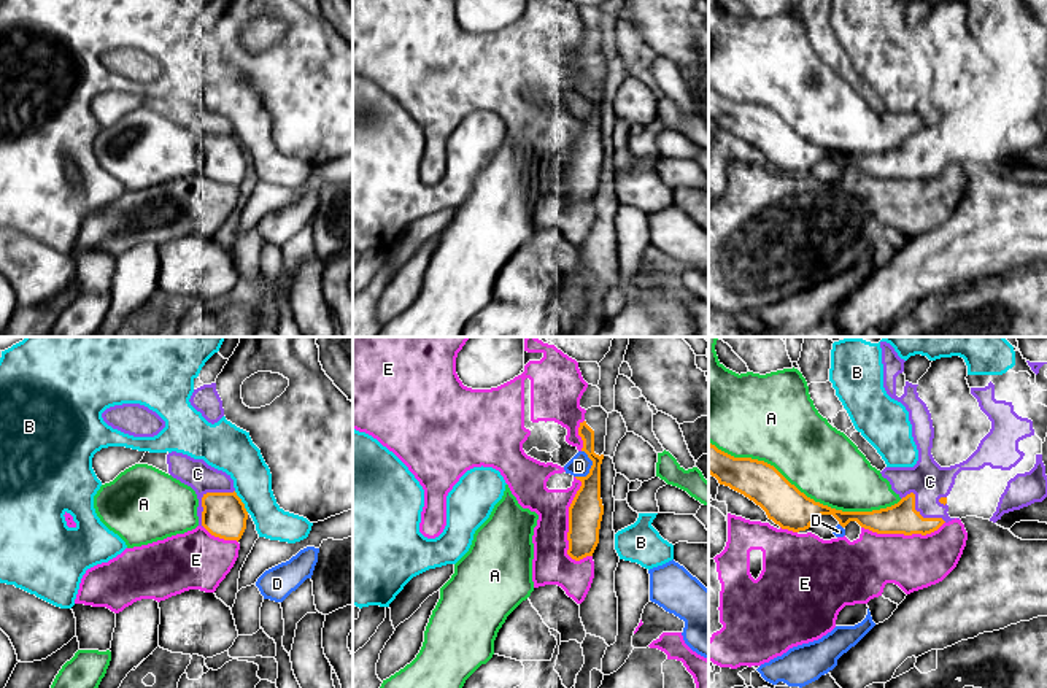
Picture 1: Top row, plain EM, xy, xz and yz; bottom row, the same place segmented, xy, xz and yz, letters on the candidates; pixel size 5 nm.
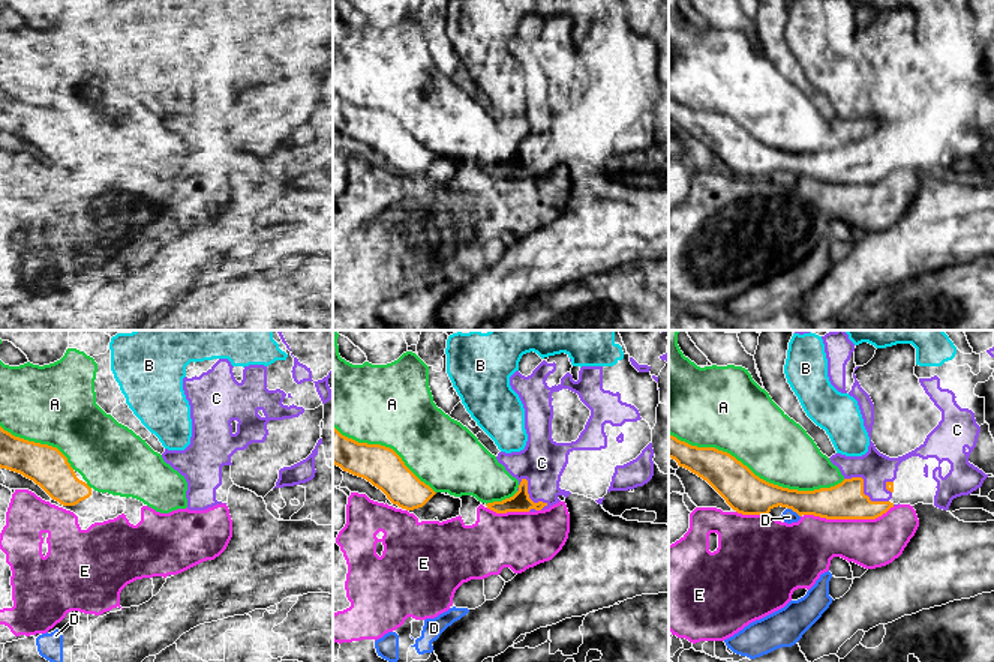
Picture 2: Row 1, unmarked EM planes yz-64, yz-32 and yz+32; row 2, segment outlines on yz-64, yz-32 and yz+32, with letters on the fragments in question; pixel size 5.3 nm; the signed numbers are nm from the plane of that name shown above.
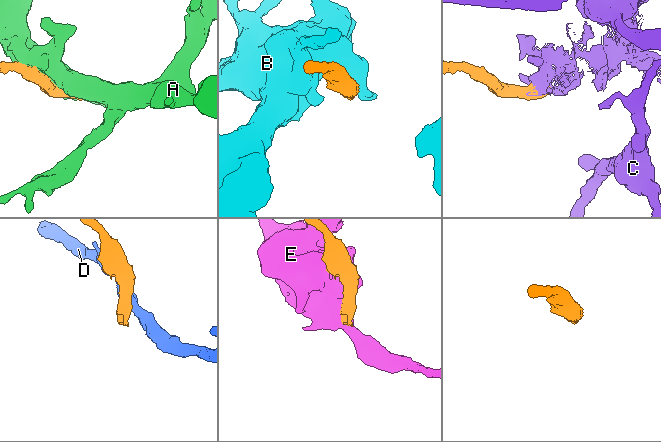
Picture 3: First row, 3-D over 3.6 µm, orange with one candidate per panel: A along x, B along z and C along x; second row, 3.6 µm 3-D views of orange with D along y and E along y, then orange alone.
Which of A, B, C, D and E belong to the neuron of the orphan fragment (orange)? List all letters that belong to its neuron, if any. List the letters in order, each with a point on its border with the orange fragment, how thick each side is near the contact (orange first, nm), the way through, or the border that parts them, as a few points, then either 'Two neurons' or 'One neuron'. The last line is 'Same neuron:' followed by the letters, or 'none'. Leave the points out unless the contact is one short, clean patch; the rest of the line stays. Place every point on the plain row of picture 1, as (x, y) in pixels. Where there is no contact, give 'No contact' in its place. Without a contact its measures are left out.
A: Touches orange at yz (804, 139). Thickness 200 nm (orange) against 360 nm. Two neurons
B: Touches orange at xy (242, 146). Thickness 220 nm (orange) against 200 nm. Two neurons
C: Touches orange at xy (204, 140). Thickness 220 nm (orange) against 150 nm. Two neurons
D: Touches orange at xz (591, 112). Thickness 180 nm (orange) against 110 nm. Two neurons
E: Touches orange at xz (569, 166). Thickness 180 nm (orange) against 200 nm. Two neurons
Same neuron: none

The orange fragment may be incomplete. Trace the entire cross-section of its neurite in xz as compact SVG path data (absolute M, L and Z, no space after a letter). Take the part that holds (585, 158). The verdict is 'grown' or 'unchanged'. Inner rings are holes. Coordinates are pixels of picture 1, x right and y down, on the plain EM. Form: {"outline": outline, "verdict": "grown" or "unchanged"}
{"outline": "M586 65L580 67L578 79L583 84L581 95L588 99L593 110L586 121L575 121L581 126L581 130L569 151L567 199L575 205L593 200L599 187L599 173L604 159L601 143L601 108L604 99L599 100L594 97L594 75Z", "verdict": "unchanged"}

